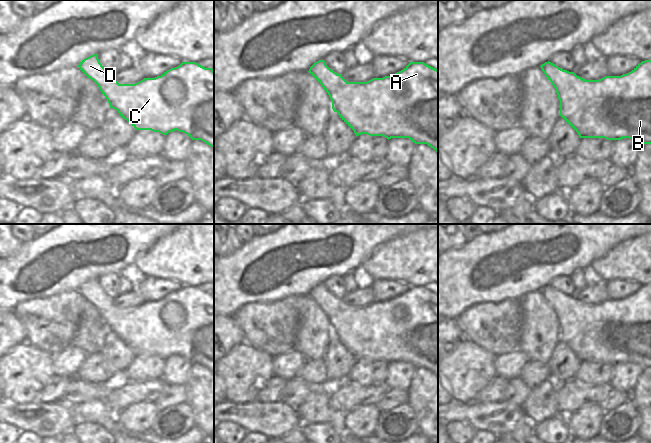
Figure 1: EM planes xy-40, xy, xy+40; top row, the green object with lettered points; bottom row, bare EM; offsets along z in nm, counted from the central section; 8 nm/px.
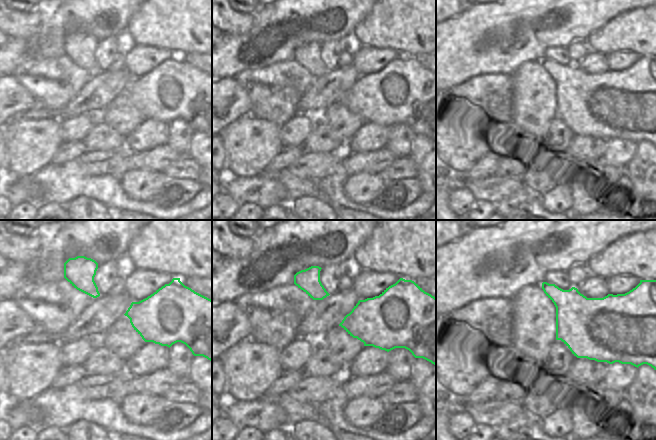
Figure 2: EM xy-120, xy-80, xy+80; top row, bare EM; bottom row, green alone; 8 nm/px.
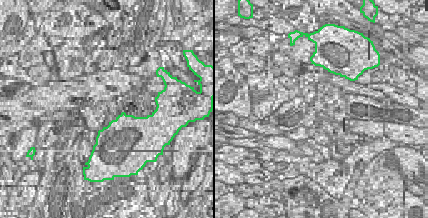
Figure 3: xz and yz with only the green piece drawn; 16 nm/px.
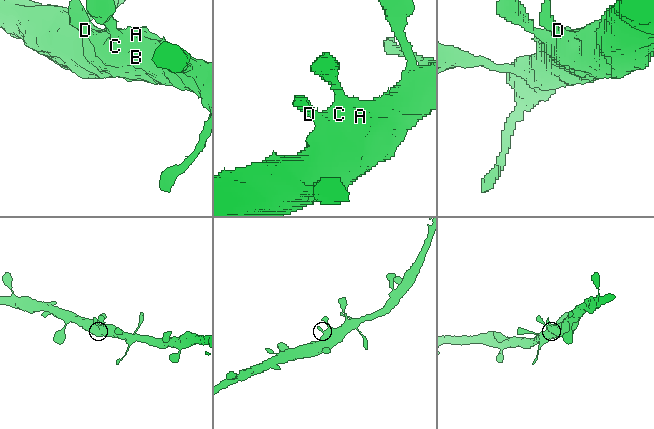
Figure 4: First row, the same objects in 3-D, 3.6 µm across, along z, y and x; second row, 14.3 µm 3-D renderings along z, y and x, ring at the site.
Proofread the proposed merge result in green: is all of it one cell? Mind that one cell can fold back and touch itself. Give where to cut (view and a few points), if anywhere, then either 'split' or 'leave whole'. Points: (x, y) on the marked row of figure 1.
no cut | leave whole

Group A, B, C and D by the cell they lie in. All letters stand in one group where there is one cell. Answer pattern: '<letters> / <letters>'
A B C D

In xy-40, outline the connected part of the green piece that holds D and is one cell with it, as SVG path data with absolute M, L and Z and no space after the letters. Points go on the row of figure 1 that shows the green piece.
M93 54L80 62L80 70L99 87L106 97L110 108L118 111L136 130L151 130L167 135L175 130L187 134L192 140L201 140L214 148L214 70L205 68L196 62L182 62L161 76L144 78L135 84L119 84Z

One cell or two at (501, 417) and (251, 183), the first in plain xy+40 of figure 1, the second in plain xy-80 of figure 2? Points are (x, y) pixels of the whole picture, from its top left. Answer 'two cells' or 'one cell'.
one cell

